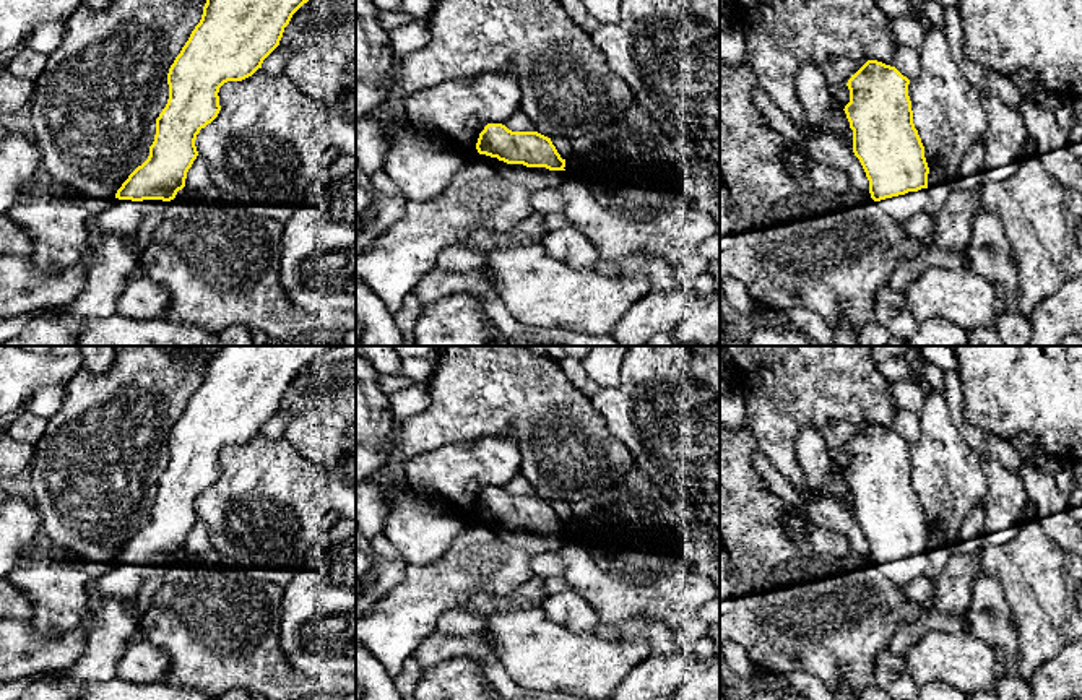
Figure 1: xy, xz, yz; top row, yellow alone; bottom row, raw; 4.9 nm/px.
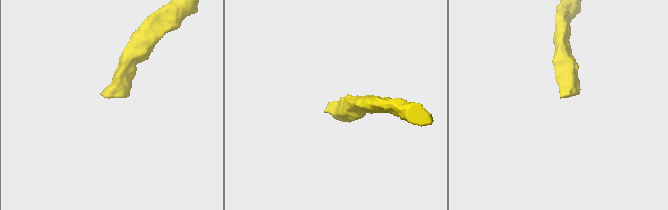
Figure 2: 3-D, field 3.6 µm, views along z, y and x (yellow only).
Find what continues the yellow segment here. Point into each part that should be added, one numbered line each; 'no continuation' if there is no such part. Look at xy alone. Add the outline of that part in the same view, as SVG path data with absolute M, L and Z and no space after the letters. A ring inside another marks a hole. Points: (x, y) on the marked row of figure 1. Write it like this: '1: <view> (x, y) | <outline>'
1: xy (111, 260) | M109 200L109 206L94 216L88 216L86 231L93 239L89 250L84 255L84 287L81 294L67 307L58 307L63 312L80 318L94 320L106 318L117 313L117 302L127 287L127 283L143 271L141 252L135 250L135 240L143 219L154 210L164 211L167 201L162 200Z

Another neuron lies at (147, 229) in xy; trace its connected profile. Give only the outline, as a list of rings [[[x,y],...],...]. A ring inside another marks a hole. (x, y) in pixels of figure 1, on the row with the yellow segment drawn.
[[[154,210],[140,224],[140,229],[138,229],[138,234],[136,234],[136,242],[141,248],[141,252],[146,250],[148,245],[151,244],[151,239],[153,239],[156,229],[158,229],[161,219],[162,219],[162,211]]]

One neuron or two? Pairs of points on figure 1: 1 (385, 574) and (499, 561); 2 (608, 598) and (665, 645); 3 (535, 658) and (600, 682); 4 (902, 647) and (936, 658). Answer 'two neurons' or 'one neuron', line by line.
1: two neurons
2: two neurons
3: one neuron
4: two neurons

